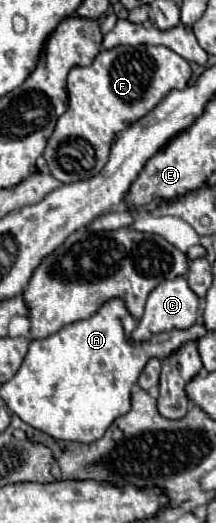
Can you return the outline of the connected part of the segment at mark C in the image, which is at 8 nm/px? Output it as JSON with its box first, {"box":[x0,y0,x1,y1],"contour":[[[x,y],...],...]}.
{"box":[131,277,199,343],"contour":[[[177,277],[177,279],[171,279],[171,281],[163,281],[159,283],[147,297],[147,305],[145,305],[145,313],[143,317],[139,319],[135,331],[131,333],[131,339],[135,343],[141,343],[141,341],[147,341],[151,339],[155,333],[161,333],[161,331],[171,331],[171,329],[187,329],[191,327],[195,321],[197,321],[197,305],[199,305],[199,299],[197,295],[193,295],[193,291],[189,289],[187,285],[187,279],[185,277]]]}

